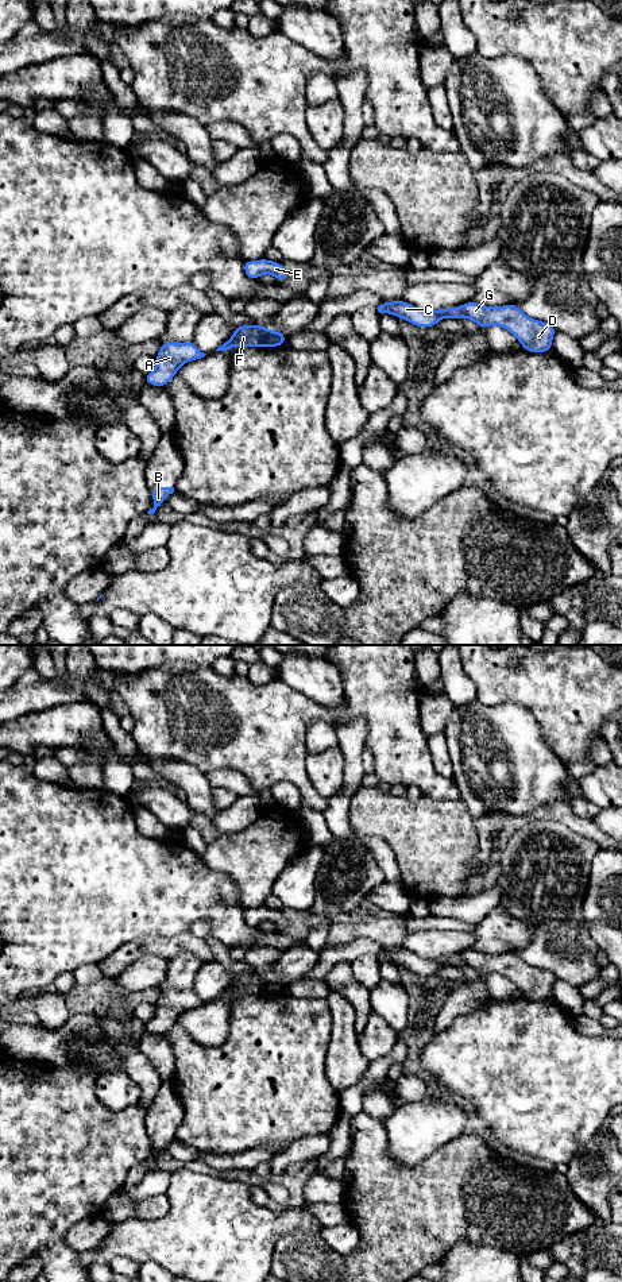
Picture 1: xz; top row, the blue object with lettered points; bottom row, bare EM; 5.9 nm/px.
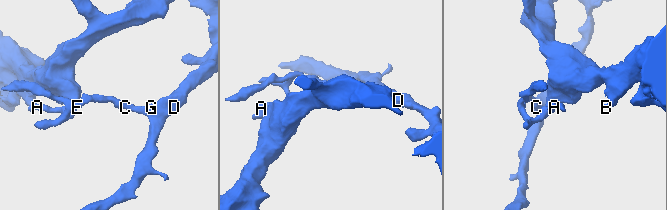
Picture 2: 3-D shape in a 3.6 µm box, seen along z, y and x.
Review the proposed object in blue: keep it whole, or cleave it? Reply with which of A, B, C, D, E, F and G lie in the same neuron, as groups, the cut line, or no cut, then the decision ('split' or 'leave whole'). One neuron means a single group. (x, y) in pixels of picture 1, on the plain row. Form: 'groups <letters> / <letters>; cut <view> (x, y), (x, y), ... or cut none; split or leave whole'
groups A C D E F G / B; cut xz (271, 979), (259, 992); split

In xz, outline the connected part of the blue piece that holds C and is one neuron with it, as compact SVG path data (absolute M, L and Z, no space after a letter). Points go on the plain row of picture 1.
M383 949L378 955L379 961L390 961L398 966L407 968L418 976L437 974L441 966L468 966L482 977L490 973L499 973L514 982L522 997L528 1000L550 1000L552 986L557 981L549 970L542 970L526 964L517 951L505 954L486 954L470 949L457 955L443 955L439 958L421 958L417 954L399 949Z

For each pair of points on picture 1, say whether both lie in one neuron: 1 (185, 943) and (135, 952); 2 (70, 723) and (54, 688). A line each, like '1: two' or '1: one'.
1: one
2: two

